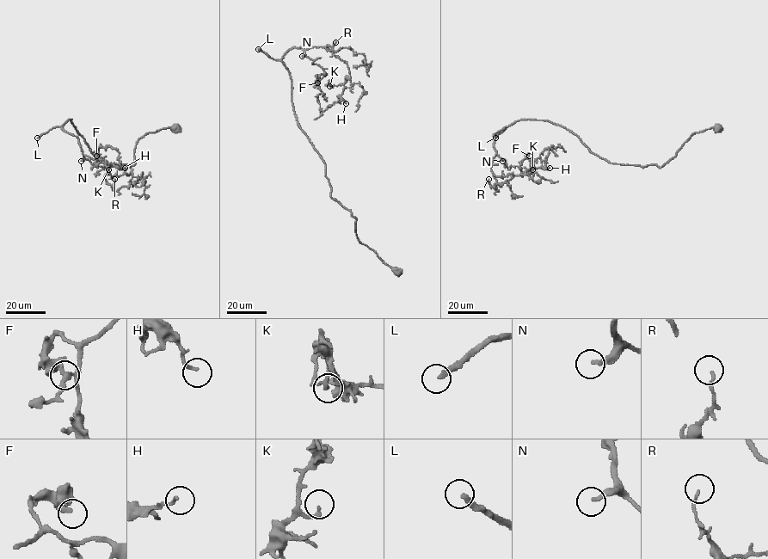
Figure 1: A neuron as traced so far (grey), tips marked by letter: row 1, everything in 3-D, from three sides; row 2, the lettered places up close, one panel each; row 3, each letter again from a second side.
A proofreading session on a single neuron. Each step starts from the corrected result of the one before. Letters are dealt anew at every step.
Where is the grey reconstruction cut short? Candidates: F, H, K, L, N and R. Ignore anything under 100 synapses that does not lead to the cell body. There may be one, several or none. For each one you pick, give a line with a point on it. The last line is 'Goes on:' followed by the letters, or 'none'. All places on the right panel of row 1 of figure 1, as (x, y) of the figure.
L: place (495, 138)
N: place (502, 161)
Goes on: L, N

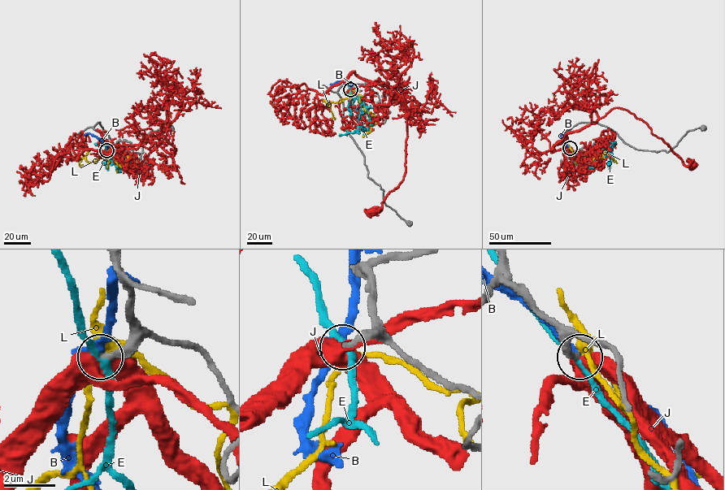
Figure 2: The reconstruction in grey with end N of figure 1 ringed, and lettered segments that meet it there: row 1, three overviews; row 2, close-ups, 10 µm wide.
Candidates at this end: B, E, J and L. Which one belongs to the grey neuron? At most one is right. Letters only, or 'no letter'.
no letter

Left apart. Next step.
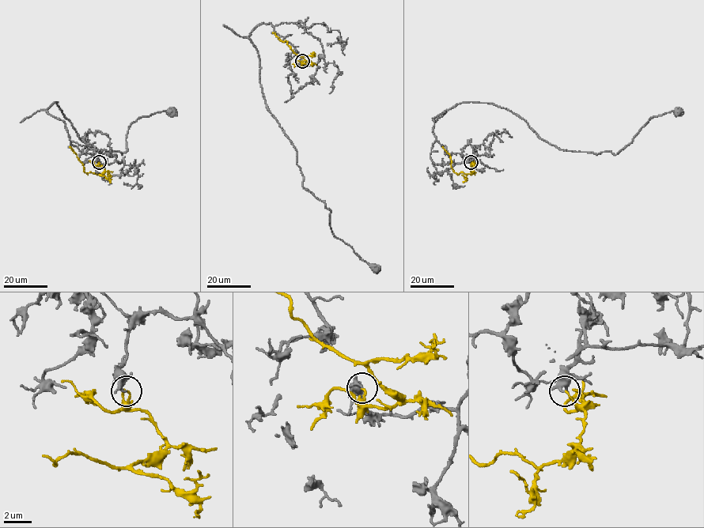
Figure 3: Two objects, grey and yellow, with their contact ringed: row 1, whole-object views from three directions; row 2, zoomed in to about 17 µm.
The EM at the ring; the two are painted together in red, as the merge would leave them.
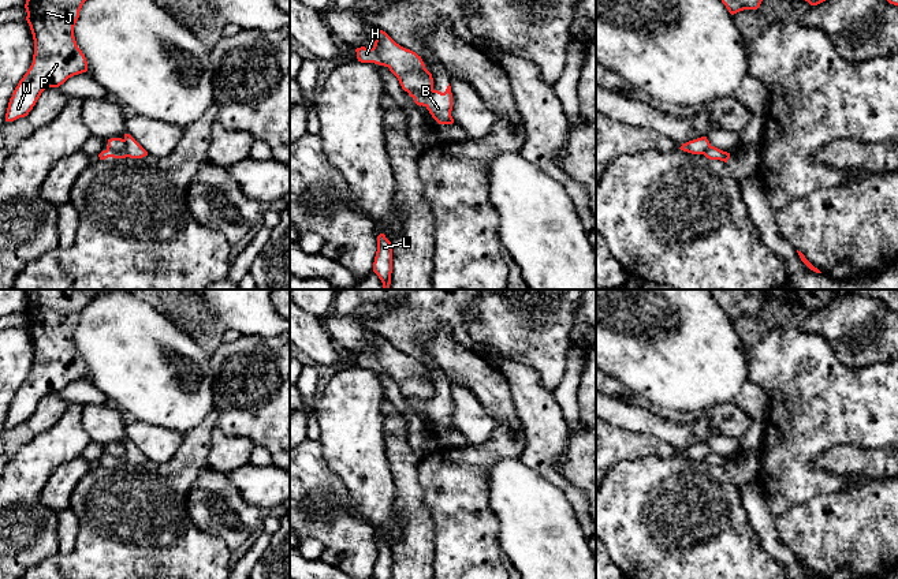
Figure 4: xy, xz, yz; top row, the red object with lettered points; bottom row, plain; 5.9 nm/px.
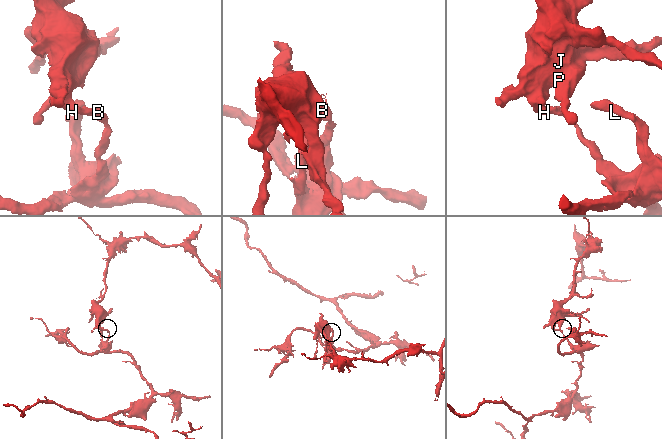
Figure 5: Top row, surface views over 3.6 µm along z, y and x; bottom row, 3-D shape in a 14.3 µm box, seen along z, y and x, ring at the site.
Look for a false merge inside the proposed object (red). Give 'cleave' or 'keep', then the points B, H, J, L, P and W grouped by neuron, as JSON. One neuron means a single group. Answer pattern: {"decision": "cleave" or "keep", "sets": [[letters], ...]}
{"decision": "cleave", "sets": [["B", "L"], ["H", "J", "P", "W"]]}

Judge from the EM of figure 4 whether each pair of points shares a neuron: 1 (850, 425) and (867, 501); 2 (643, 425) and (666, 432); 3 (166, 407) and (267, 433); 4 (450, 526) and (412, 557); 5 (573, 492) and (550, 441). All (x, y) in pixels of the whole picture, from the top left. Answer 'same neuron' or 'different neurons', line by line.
1: different neurons
2: same neuron
3: different neurons
4: different neurons
5: same neuron

